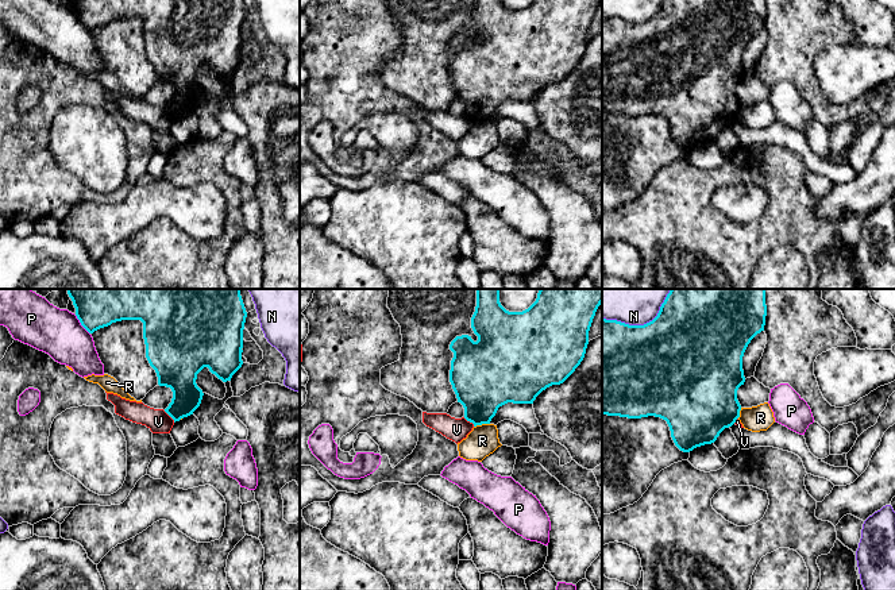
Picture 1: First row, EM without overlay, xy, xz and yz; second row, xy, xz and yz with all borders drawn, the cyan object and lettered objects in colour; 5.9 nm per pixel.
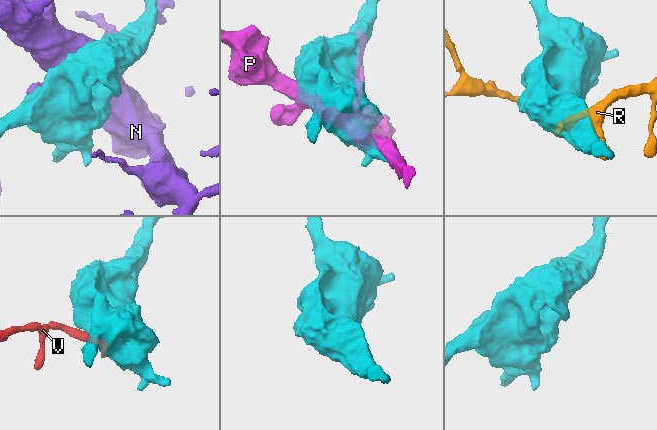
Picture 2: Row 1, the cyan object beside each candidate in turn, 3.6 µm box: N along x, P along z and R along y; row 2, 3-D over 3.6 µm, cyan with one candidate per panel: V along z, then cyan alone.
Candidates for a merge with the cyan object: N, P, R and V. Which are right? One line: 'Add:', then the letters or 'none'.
Add: none

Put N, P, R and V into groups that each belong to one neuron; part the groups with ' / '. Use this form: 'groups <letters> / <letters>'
groups N / P / R / V

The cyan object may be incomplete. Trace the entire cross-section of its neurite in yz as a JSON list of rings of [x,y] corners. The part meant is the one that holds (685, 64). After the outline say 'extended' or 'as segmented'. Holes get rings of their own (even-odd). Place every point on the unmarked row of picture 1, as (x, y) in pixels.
[[[663,0],[657,14],[644,23],[602,16],[602,112],[660,115],[683,150],[714,140],[740,115],[737,88],[745,80],[742,54],[751,38],[764,28],[765,14],[765,0]]]; as segmented

